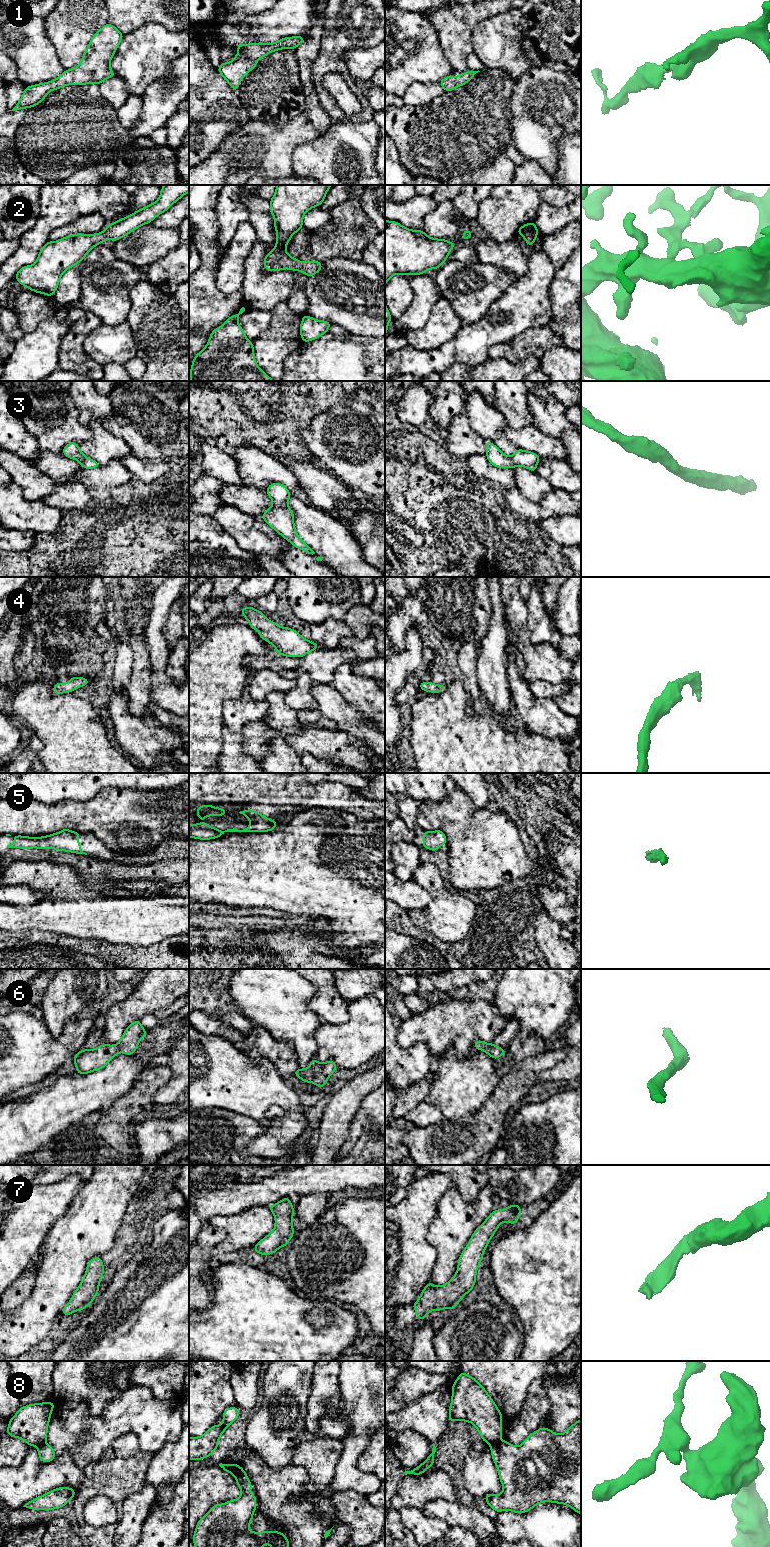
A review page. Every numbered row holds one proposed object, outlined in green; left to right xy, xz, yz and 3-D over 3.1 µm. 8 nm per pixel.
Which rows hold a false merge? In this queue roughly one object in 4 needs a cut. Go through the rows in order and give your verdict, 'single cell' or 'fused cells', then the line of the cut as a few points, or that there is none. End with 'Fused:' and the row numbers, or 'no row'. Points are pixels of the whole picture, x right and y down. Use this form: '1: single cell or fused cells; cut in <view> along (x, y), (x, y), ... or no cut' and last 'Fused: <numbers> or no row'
1: single cell; no cut
2: single cell; no cut
3: single cell; no cut
4: single cell; no cut
5: single cell; no cut
6: single cell; no cut
7: single cell; no cut
8: fused cells; cut in yz along (500, 1440), (491, 1445)
Fused: 8

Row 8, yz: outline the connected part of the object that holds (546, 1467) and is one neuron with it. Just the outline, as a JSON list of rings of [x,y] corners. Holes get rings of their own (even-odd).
[[[581,1419],[563,1434],[556,1434],[548,1428],[541,1427],[530,1434],[520,1446],[513,1446],[507,1441],[499,1441],[490,1448],[503,1491],[499,1495],[487,1494],[484,1499],[496,1512],[509,1510],[525,1513],[539,1503],[554,1502],[568,1505],[581,1514]]]

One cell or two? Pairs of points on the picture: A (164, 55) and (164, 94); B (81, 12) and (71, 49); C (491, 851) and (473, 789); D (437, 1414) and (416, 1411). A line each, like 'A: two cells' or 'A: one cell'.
A: two cells
B: one cell
C: two cells
D: one cell

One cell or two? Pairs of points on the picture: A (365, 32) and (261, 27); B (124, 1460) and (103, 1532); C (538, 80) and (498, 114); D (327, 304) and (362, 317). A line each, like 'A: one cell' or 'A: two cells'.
A: two cells
B: one cell
C: two cells
D: one cell

